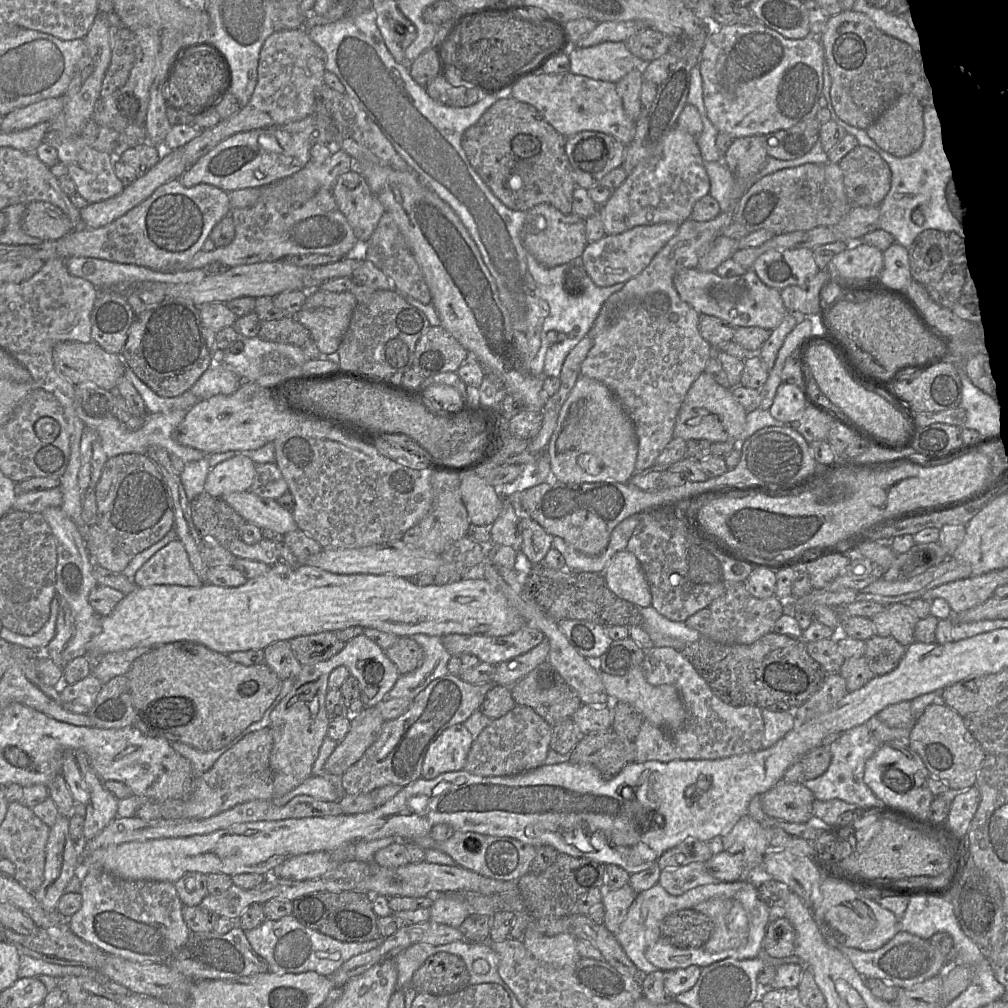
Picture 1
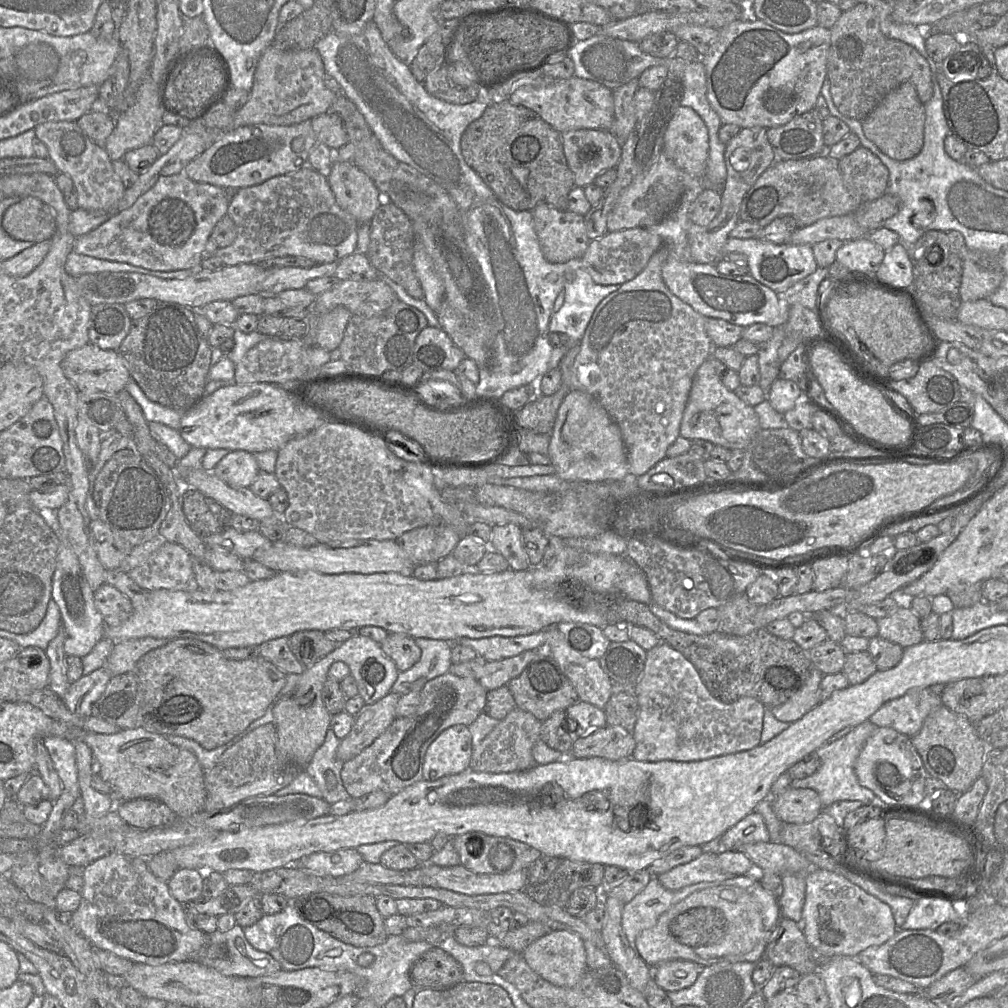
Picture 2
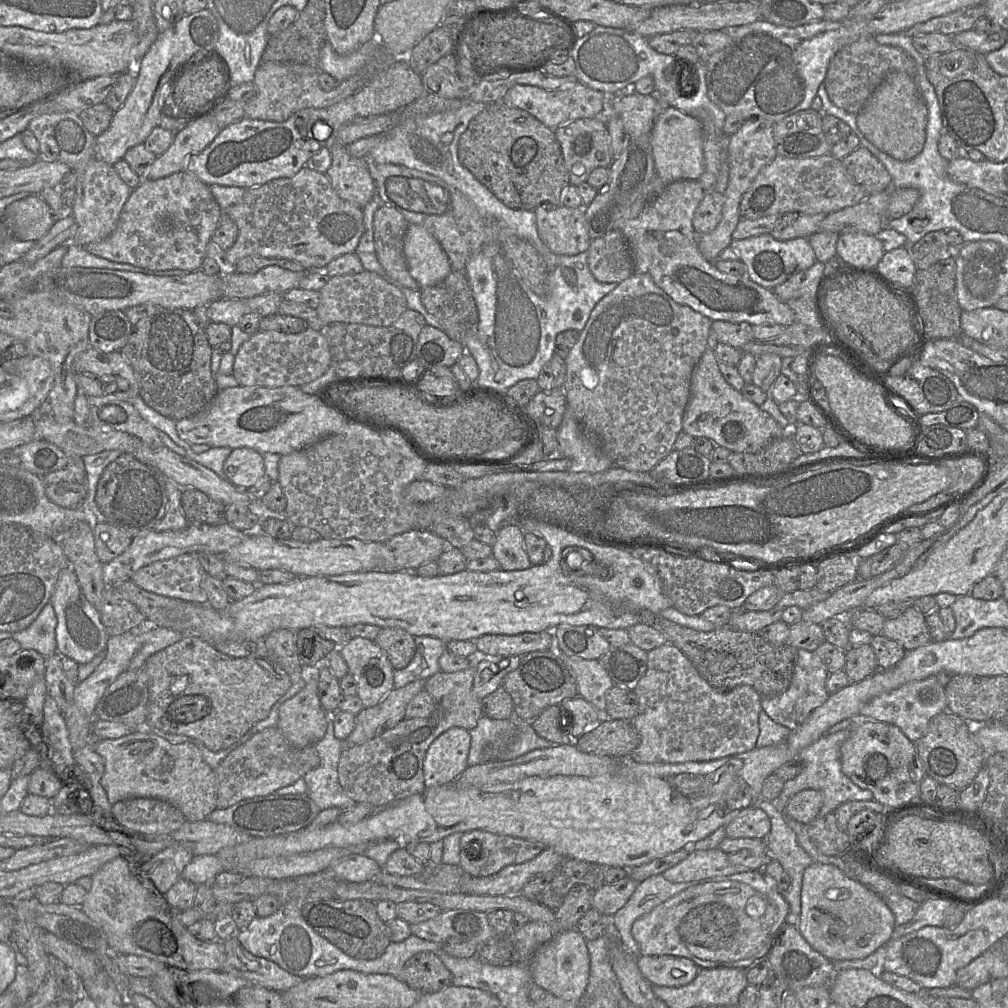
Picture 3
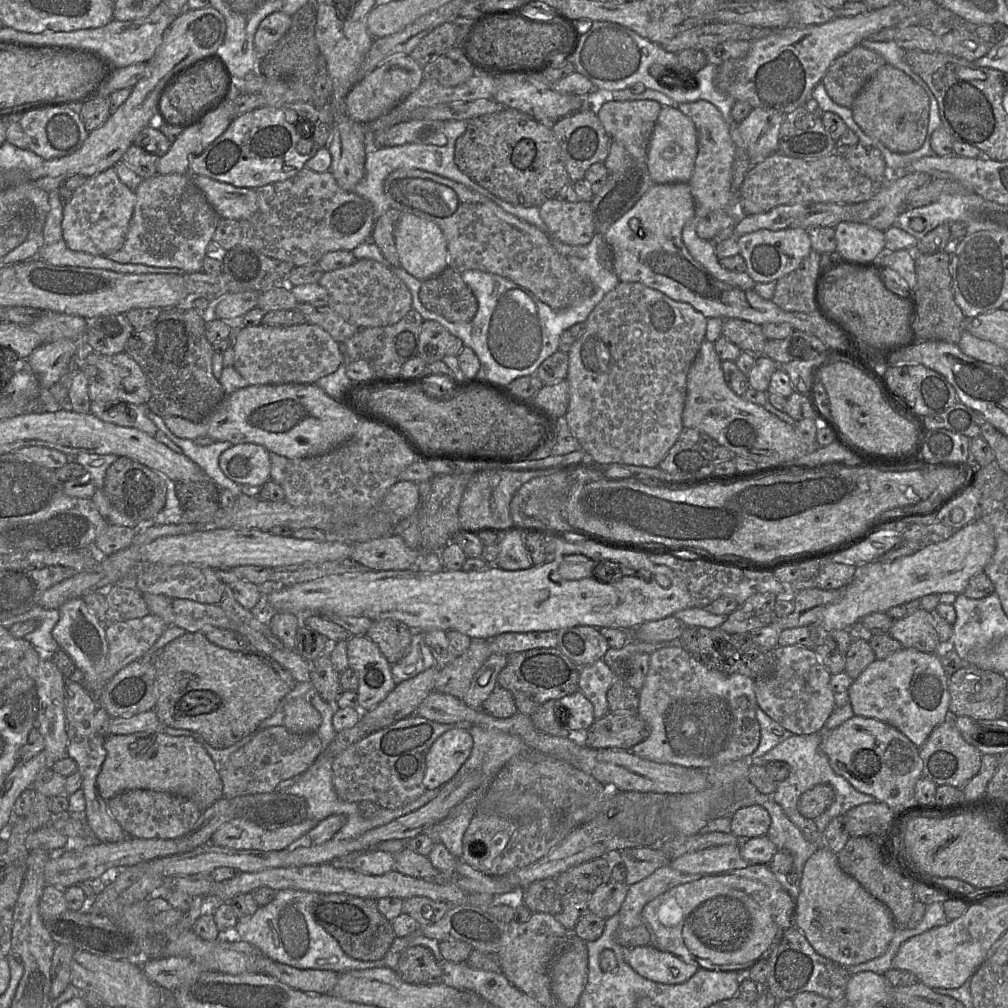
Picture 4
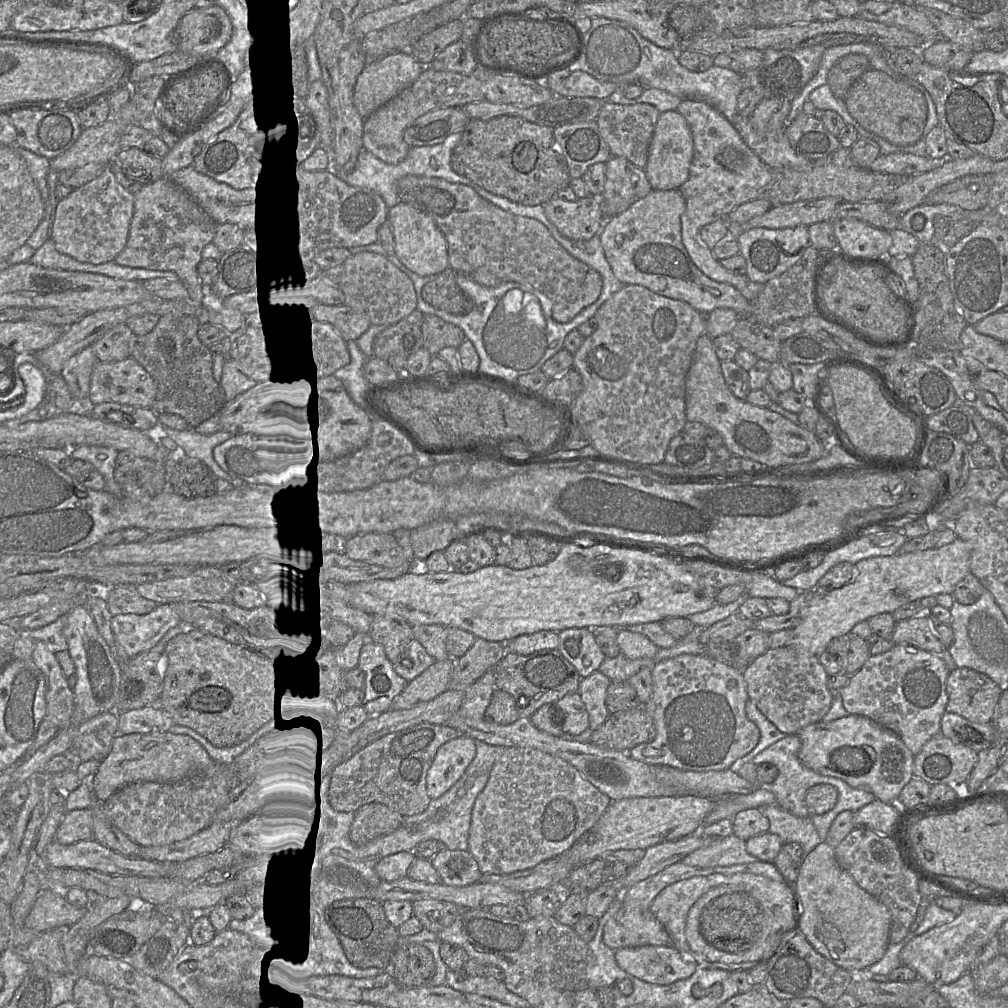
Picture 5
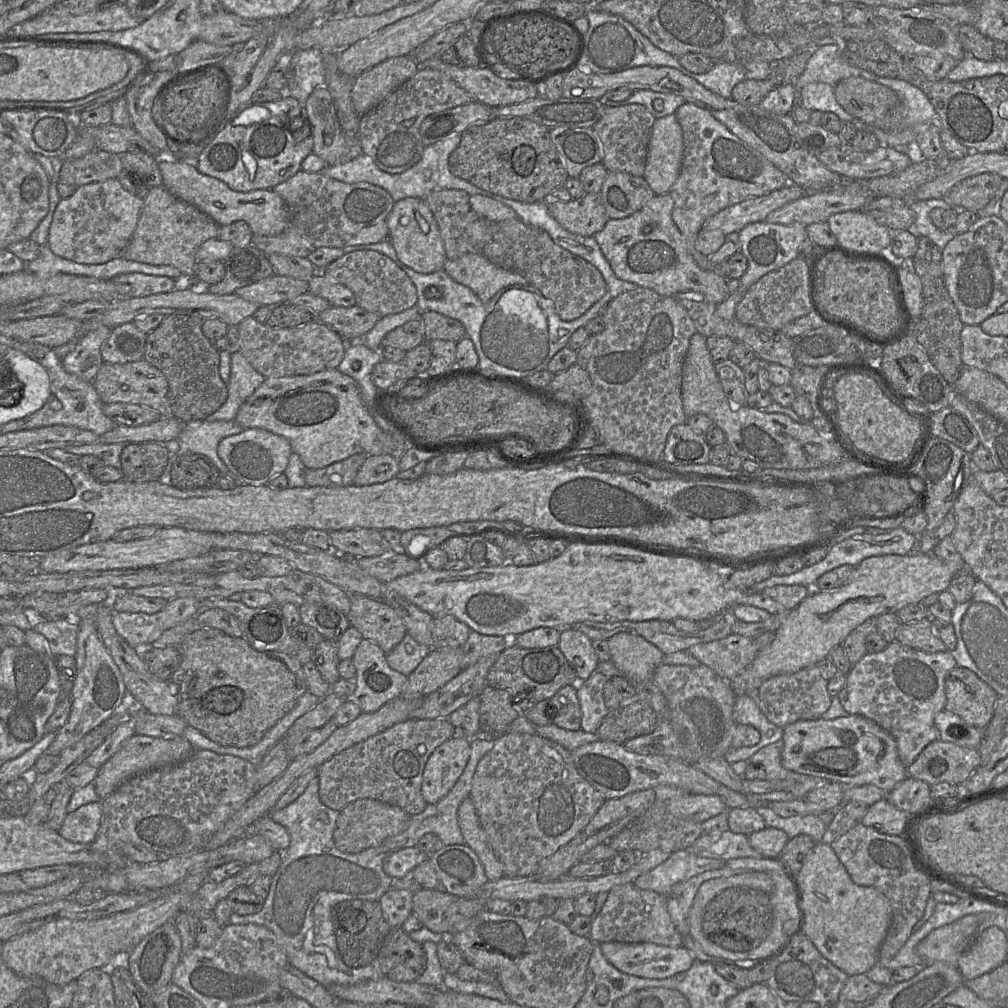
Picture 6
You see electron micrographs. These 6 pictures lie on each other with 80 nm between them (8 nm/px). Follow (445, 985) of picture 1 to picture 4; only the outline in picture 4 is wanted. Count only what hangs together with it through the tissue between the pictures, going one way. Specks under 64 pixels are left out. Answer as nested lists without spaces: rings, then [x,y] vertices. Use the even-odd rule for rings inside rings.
[[[411,946],[403,951],[394,972],[402,981],[417,986],[443,982],[442,967],[433,952],[423,946]]]

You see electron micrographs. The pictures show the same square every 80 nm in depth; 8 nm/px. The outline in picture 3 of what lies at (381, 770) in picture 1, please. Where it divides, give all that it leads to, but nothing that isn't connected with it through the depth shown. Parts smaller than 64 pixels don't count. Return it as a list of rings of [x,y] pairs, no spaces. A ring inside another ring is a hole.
[[[476,658],[471,659],[475,659],[475,662],[464,670],[452,673],[439,671],[425,681],[424,690],[433,697],[437,705],[431,717],[405,718],[394,727],[384,731],[364,744],[345,745],[339,759],[337,771],[339,783],[349,798],[356,803],[369,803],[377,809],[382,809],[410,795],[418,794],[425,790],[424,759],[432,742],[452,727],[460,727],[468,731],[472,730],[483,715],[482,702],[472,691],[476,673]]]

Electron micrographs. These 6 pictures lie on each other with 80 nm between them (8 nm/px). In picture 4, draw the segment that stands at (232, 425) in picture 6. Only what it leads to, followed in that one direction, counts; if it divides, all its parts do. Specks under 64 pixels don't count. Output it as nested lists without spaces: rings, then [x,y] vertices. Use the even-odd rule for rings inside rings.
[[[149,408],[147,409],[147,415],[158,429],[163,431],[171,441],[181,448],[184,455],[205,472],[207,477],[216,484],[218,489],[228,489],[236,497],[242,493],[240,484],[228,478],[219,466],[219,456],[233,444],[228,441],[214,441],[207,446],[198,445],[193,440],[176,436],[166,426],[164,419],[152,412]]]

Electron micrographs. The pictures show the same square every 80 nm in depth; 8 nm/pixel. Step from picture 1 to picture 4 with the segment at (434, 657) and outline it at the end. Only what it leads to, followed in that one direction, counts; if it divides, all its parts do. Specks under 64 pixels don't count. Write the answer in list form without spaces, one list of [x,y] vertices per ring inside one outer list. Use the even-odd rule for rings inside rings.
[[[413,632],[407,653],[399,662],[391,665],[391,673],[398,685],[435,665],[431,650],[425,643],[424,632]]]

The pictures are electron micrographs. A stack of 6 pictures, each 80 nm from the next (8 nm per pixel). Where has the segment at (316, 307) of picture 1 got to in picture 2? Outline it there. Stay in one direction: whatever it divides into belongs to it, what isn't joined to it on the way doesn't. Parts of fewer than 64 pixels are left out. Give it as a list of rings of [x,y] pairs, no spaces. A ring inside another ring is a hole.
[[[337,306],[324,314],[317,328],[317,345],[330,352],[338,348],[351,316],[351,312],[344,306]]]

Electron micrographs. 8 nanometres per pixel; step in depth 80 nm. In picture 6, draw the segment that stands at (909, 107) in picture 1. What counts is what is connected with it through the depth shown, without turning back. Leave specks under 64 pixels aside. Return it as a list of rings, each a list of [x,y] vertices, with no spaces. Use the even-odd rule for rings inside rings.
[[[848,77],[834,86],[836,101],[851,115],[868,126],[877,127],[887,133],[898,133],[906,129],[906,108],[897,94],[887,86],[863,77]]]

